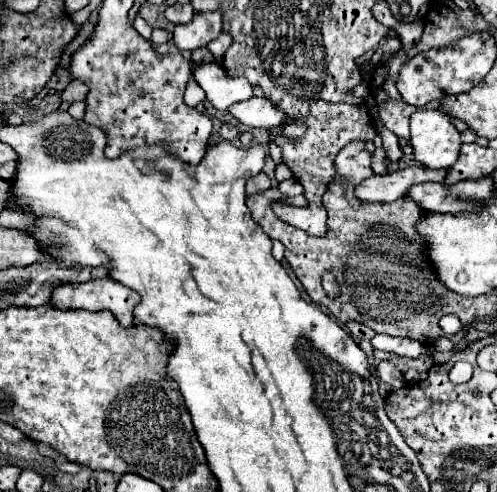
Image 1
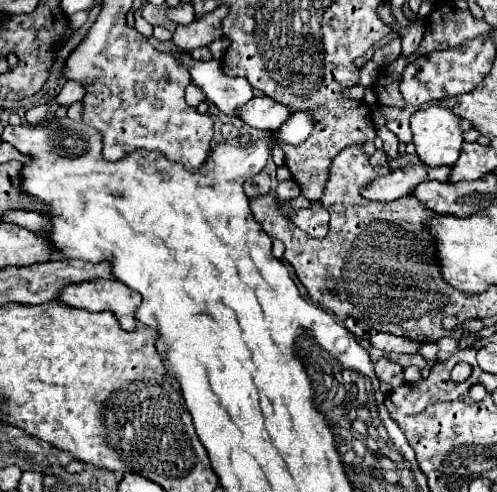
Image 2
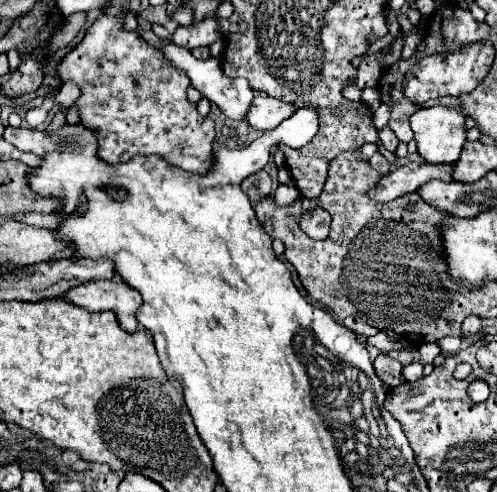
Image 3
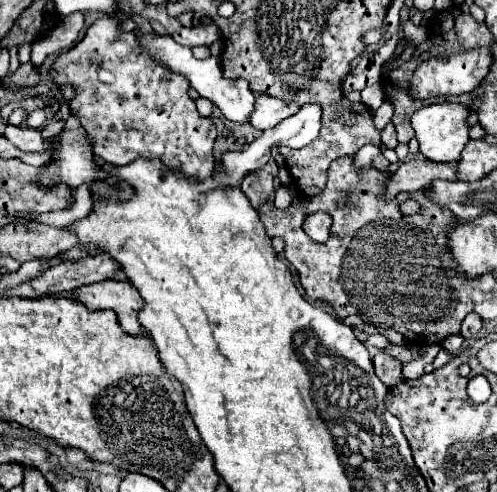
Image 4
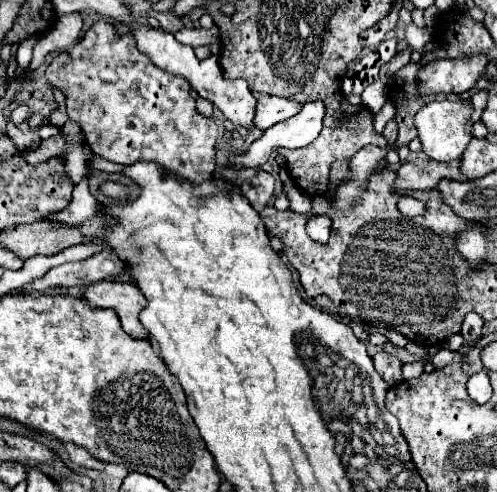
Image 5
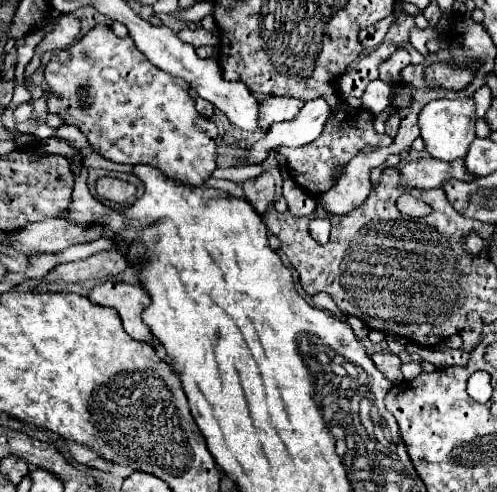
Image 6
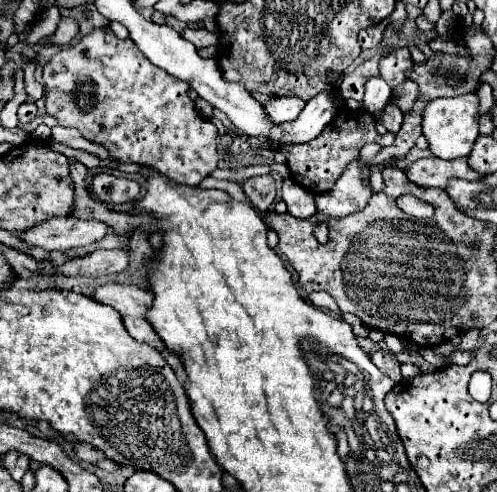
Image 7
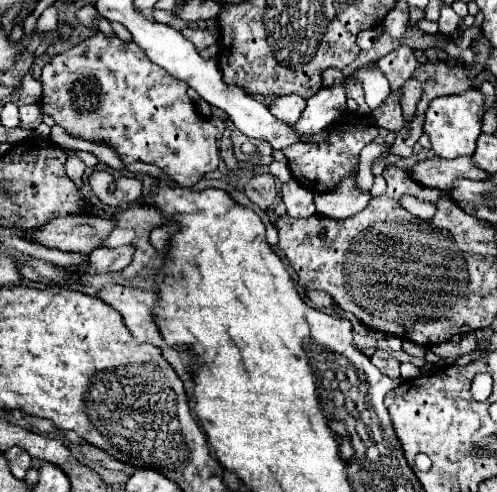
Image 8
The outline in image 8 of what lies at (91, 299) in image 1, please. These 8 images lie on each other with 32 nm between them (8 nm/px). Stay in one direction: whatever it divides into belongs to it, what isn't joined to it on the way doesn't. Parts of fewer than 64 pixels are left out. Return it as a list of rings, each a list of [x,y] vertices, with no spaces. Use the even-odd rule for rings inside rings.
[[[106,284],[100,290],[100,300],[104,300],[122,314],[126,328],[136,340],[162,348],[162,336],[152,318],[156,292],[144,292],[132,286]]]

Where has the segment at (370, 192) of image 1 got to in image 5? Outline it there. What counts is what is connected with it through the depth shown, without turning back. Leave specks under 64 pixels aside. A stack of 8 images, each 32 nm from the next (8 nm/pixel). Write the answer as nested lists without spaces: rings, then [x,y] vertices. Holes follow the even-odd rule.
[[[418,158],[412,162],[400,164],[396,172],[394,192],[404,190],[432,190],[440,180],[464,180],[460,172],[460,160],[454,162],[436,162],[428,158]]]

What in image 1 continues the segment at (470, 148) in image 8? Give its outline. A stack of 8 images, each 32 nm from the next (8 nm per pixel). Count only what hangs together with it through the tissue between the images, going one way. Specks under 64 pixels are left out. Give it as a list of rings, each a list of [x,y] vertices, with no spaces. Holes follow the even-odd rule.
[[[416,110],[410,116],[410,144],[416,162],[426,168],[446,170],[458,160],[462,142],[450,120],[448,114],[436,110]]]

